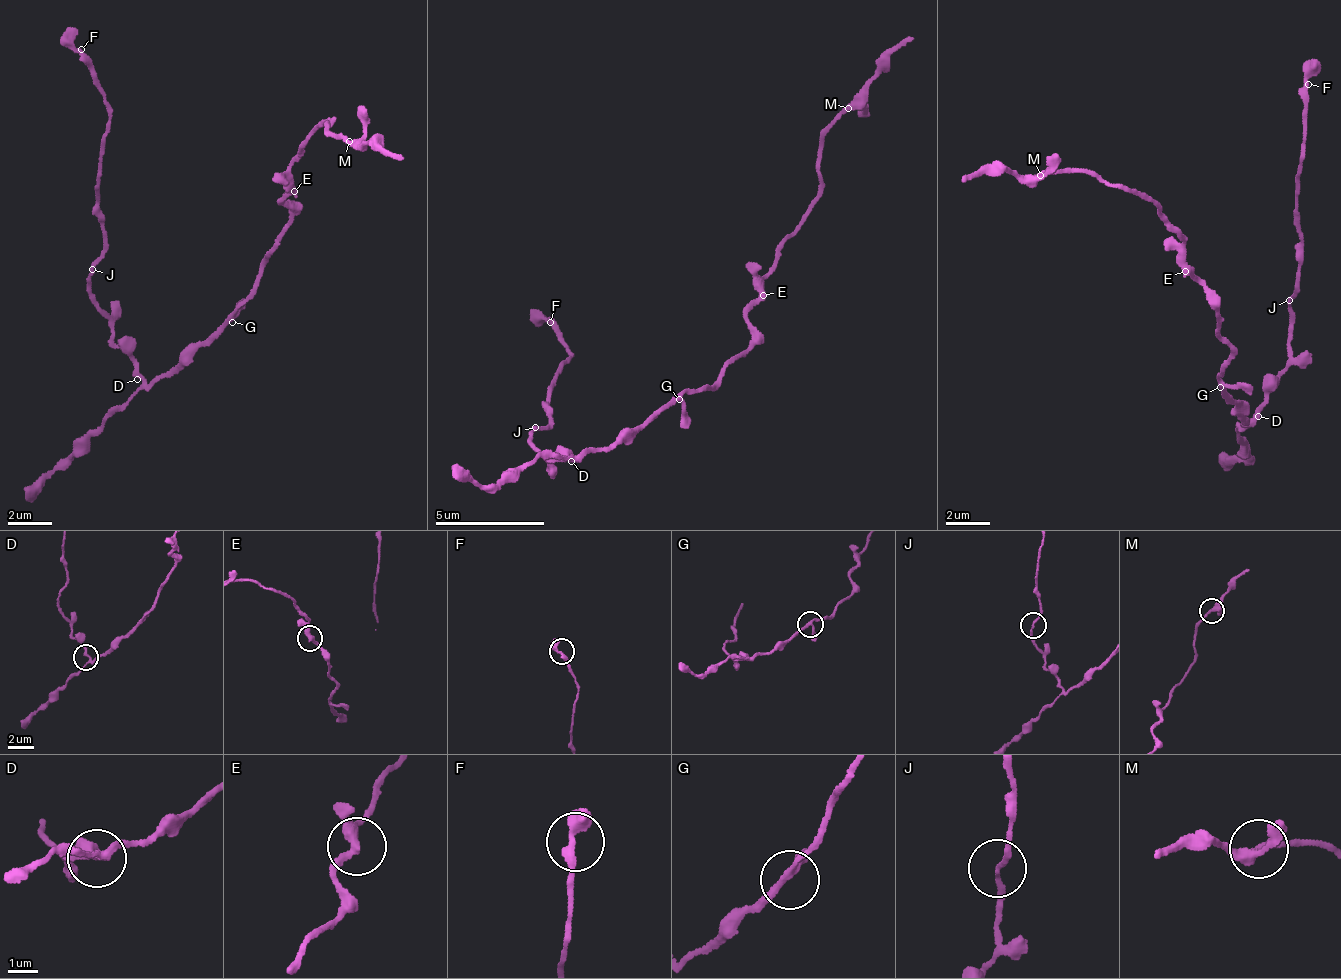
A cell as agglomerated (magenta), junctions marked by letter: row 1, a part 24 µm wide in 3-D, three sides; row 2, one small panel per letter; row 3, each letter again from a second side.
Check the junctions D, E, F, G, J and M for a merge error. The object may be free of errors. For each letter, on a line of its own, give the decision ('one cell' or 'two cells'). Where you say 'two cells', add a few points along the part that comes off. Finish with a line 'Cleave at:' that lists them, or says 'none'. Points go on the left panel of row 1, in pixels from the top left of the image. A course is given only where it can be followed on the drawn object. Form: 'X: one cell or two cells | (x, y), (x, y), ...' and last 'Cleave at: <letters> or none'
D: one cell
E: one cell
F: one cell
G: one cell
J: one cell
M: one cell
Cleave at: none

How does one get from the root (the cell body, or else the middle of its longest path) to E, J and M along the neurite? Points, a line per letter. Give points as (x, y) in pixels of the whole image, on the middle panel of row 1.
E: (673, 399), (692, 389), (705, 391), (706, 385), (712, 388), (727, 362), (746, 350), (751, 309), (763, 295)
J: (673, 399), (642, 426), (618, 435), (612, 442), (558, 461), (543, 461), (545, 453), (531, 441), (534, 428)
M: (673, 399), (692, 389), (712, 388), (727, 362), (746, 350), (761, 278), (819, 192), (821, 137), (850, 109)

